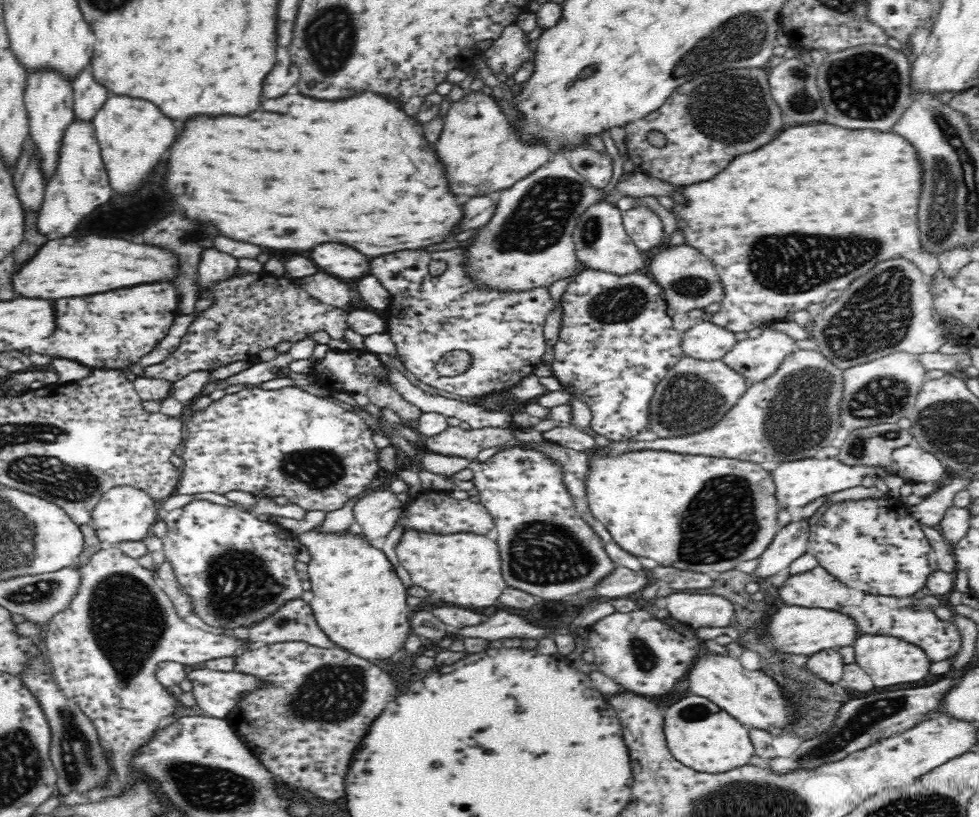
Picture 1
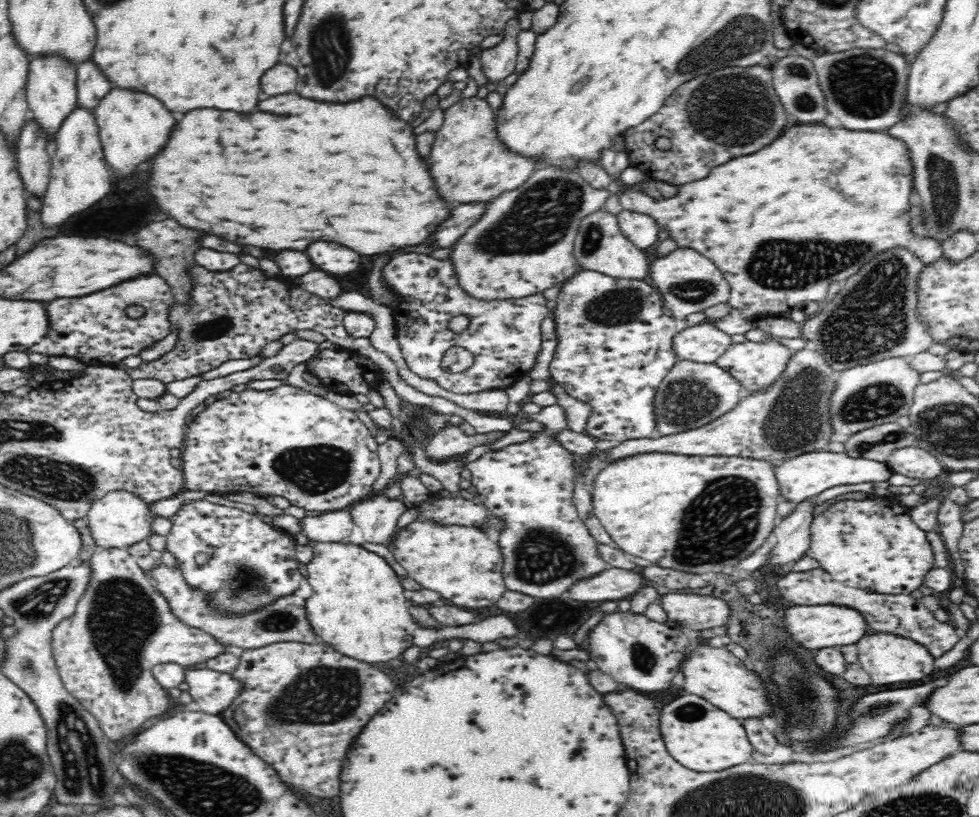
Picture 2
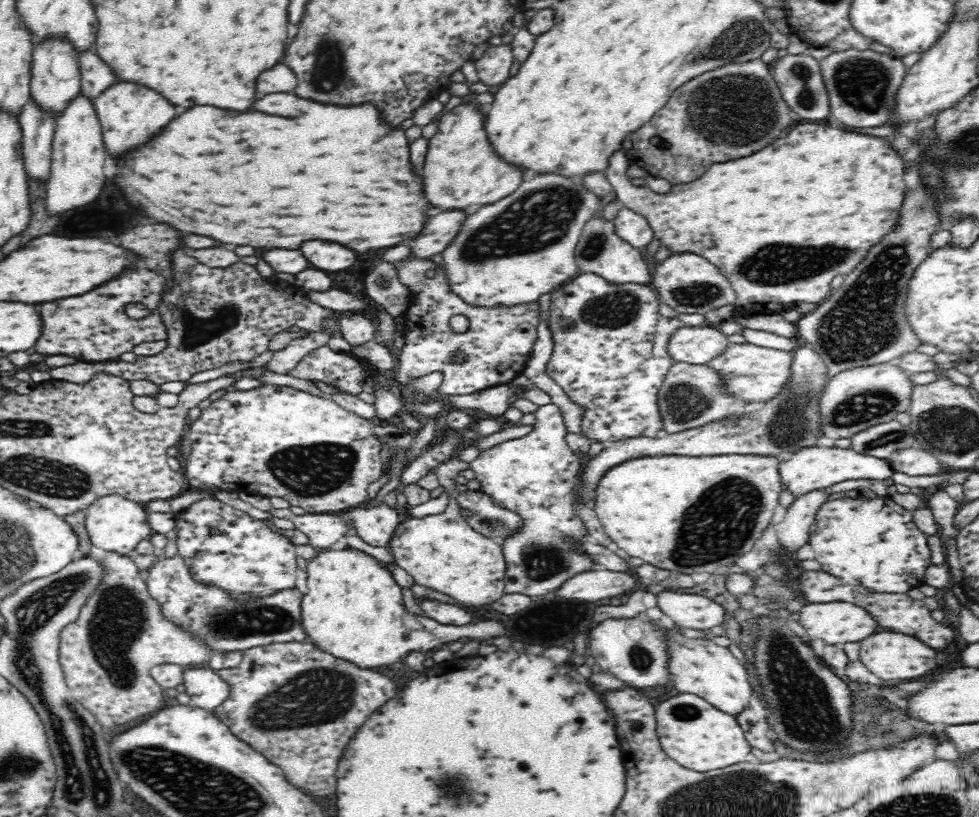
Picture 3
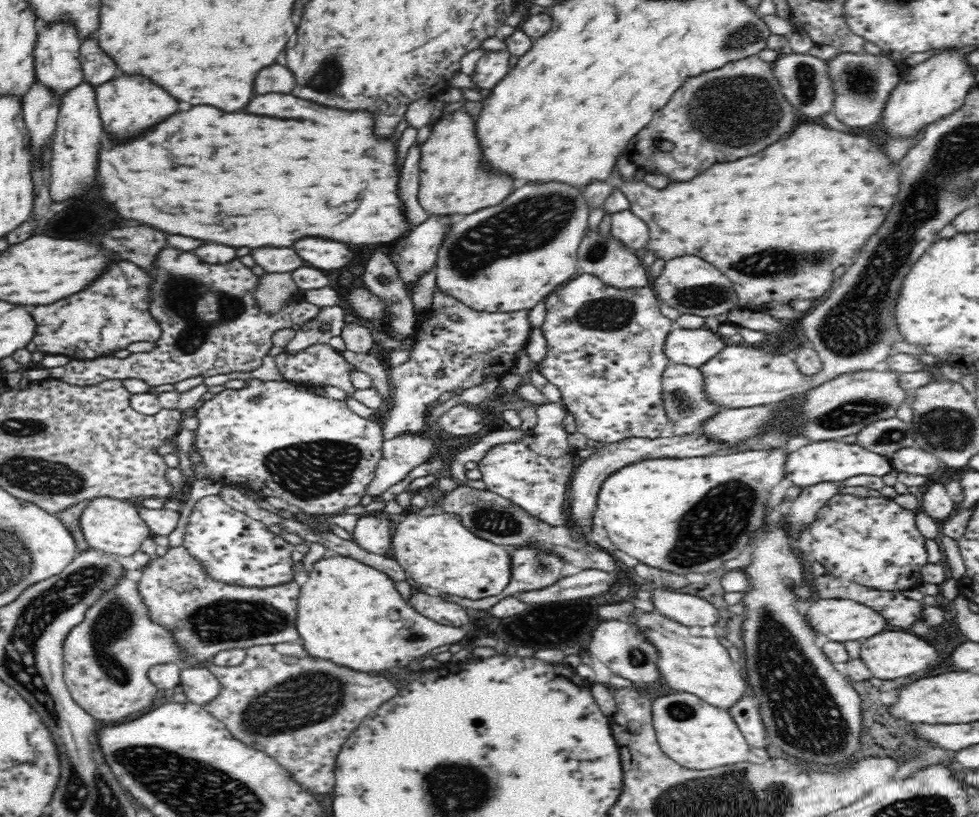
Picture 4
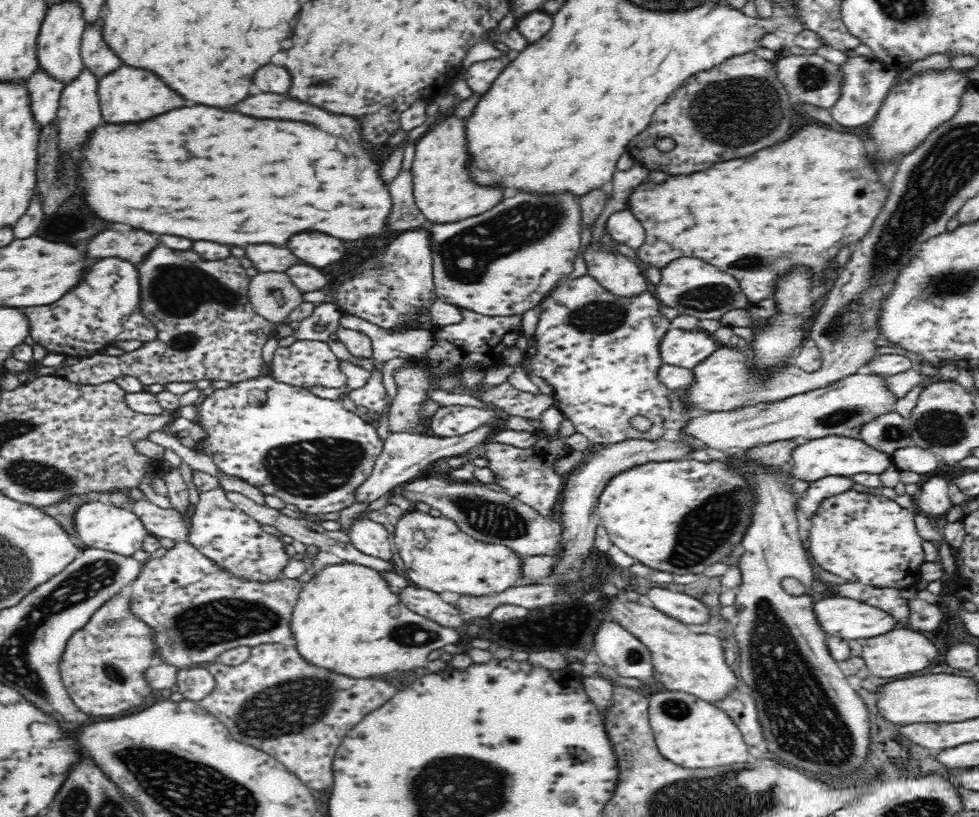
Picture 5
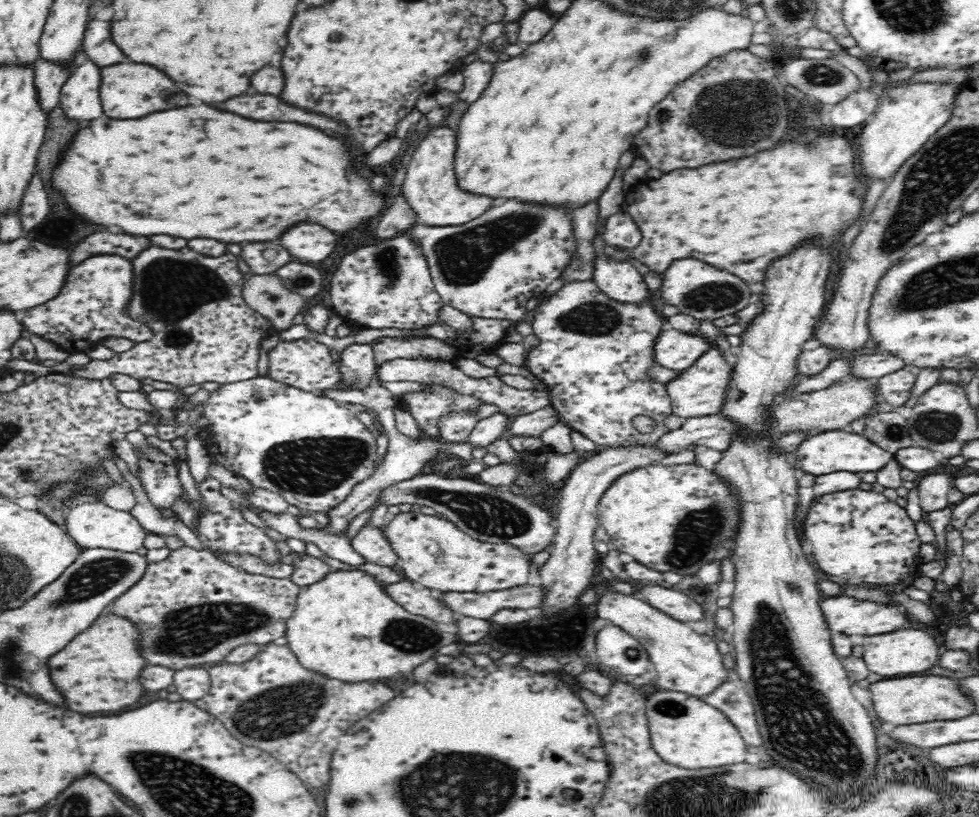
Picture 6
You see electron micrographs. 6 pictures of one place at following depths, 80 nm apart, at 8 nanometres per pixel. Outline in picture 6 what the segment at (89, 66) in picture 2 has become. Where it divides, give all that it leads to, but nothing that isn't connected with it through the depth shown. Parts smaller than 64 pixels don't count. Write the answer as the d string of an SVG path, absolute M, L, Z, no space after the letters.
M92 19L87 23L83 36L83 49L100 67L112 66L122 62L122 50L112 40L111 20Z

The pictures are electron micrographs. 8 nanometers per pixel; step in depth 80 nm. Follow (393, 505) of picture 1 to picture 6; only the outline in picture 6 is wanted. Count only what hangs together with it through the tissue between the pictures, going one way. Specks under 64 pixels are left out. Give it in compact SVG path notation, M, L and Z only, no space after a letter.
M364 525L351 540L351 545L362 556L364 562L372 562L378 566L389 566L398 570L398 555L384 538L380 528Z

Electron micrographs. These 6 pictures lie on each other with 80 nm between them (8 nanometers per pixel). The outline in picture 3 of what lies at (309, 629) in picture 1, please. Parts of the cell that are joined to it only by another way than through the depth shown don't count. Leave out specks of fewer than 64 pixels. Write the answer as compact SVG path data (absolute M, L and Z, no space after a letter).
M178 552L173 557L157 558L147 571L146 587L158 601L162 615L190 632L190 636L197 636L210 652L245 651L274 643L307 641L300 616L302 593L296 587L269 596L234 599L223 588L197 582Z

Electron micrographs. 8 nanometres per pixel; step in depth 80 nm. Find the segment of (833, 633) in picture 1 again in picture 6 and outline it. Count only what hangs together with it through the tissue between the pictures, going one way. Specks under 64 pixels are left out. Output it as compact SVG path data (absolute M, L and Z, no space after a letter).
M844 594L822 601L821 609L829 629L848 636L874 636L910 626L908 616L898 612L896 606L866 602Z

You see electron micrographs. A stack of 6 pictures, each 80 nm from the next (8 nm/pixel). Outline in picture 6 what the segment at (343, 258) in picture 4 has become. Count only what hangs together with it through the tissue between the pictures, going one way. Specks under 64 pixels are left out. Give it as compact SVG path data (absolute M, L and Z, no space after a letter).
M300 222L280 236L280 244L294 258L298 258L299 263L318 263L326 260L336 250L338 238L320 224Z

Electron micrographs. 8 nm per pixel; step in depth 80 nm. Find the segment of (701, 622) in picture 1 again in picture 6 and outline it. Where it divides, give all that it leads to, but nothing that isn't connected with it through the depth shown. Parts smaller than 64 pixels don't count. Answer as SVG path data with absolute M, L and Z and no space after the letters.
M662 583L644 585L639 592L646 598L646 602L650 606L676 620L698 622L704 616L702 607L694 599L683 592L662 586Z

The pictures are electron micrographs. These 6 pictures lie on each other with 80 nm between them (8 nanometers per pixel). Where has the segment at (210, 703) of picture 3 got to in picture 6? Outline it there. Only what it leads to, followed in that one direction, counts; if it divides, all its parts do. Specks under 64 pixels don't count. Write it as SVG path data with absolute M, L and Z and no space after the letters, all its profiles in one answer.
M188 667L174 671L173 685L184 701L202 699L210 691L211 679L209 673L202 668Z

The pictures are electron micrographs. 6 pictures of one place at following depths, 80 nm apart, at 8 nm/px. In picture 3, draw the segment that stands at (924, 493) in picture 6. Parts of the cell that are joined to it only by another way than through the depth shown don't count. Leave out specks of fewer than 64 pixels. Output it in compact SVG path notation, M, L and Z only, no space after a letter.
M942 486L928 498L925 497L925 500L926 507L932 511L935 521L940 526L939 534L945 538L955 538L959 530L952 522L961 504L956 502Z

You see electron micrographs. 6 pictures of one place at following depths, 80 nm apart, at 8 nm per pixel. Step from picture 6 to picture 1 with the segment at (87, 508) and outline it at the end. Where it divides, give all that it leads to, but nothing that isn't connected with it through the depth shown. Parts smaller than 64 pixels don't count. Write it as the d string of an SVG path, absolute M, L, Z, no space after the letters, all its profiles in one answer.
M118 485L105 492L90 514L90 526L96 531L96 536L102 542L122 545L127 542L141 541L150 535L150 527L156 522L156 502L146 491Z

